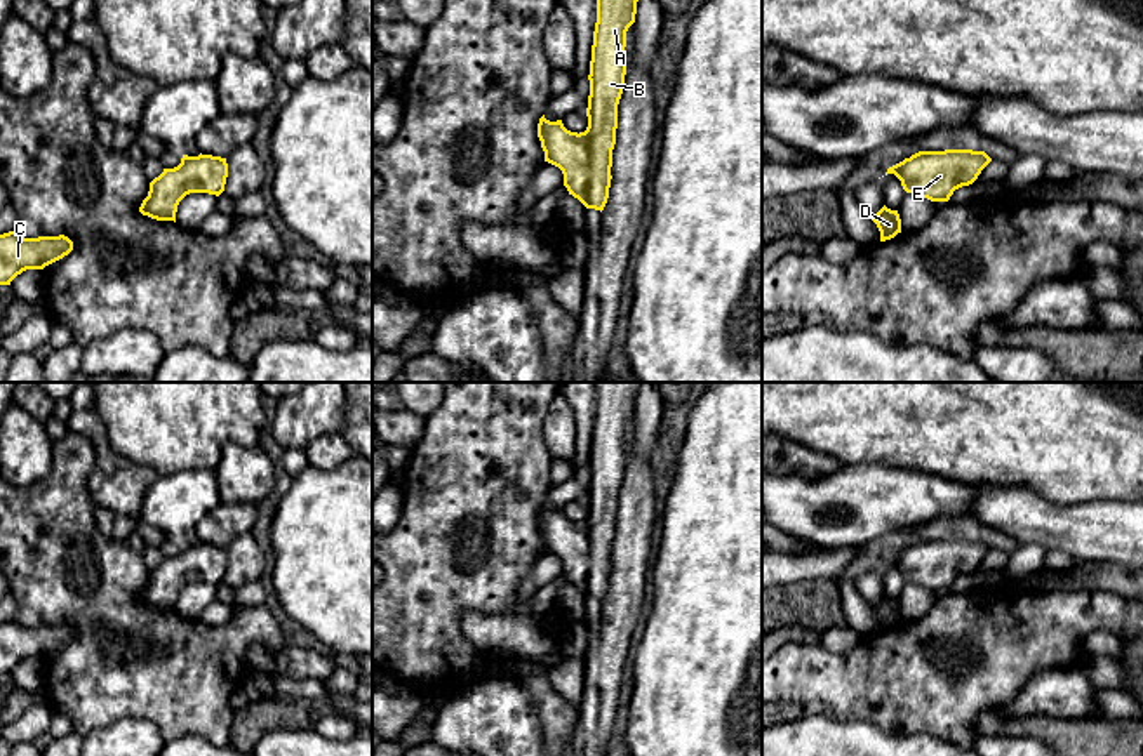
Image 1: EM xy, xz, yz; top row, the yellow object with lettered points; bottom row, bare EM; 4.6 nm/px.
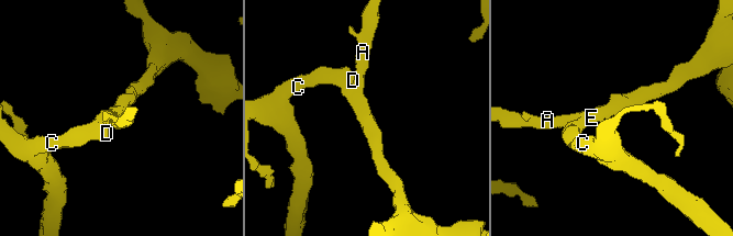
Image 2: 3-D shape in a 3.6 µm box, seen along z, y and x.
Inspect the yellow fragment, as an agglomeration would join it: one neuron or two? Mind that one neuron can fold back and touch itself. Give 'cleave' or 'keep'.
keep

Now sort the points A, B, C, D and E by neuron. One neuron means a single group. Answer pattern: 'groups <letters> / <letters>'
groups A B C D E

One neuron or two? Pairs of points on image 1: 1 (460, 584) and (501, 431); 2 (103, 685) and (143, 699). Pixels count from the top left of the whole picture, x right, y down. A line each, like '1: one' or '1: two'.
1: one
2: one

